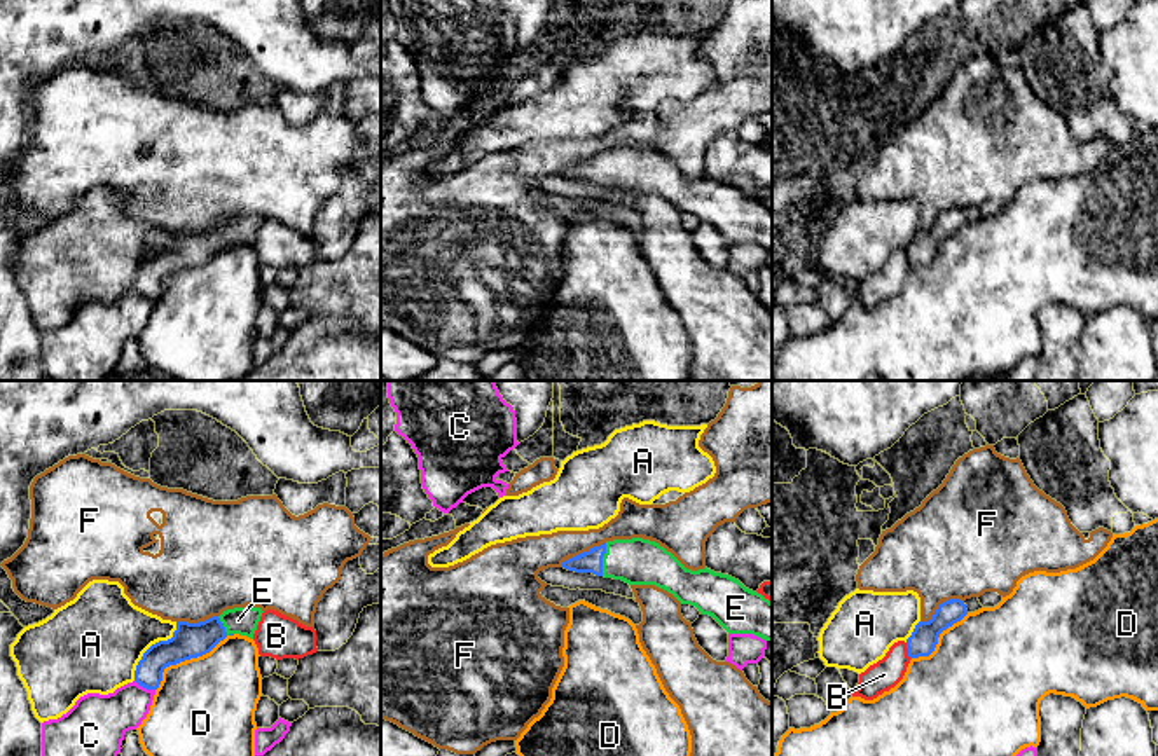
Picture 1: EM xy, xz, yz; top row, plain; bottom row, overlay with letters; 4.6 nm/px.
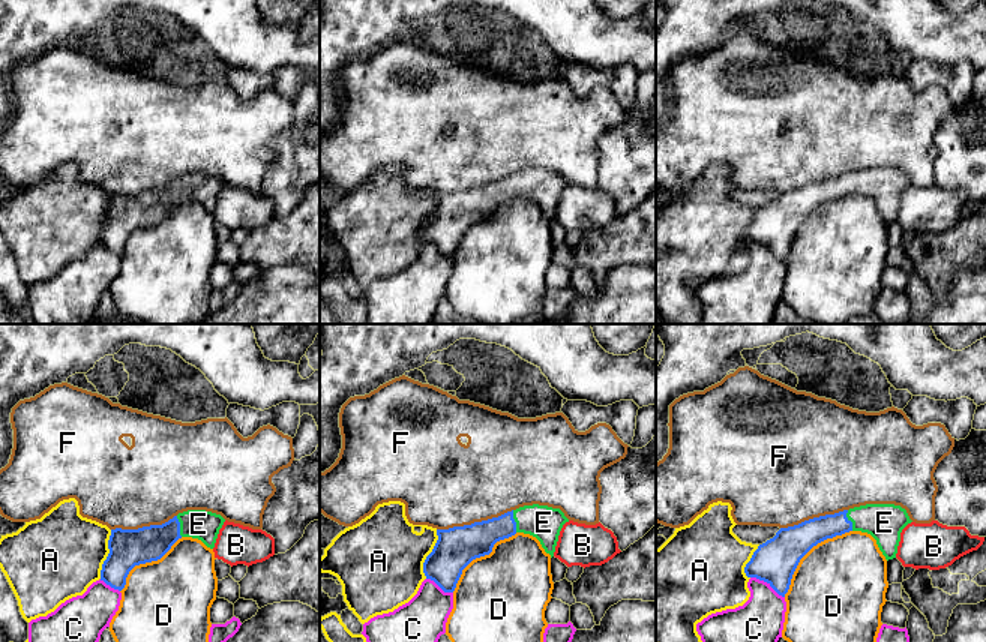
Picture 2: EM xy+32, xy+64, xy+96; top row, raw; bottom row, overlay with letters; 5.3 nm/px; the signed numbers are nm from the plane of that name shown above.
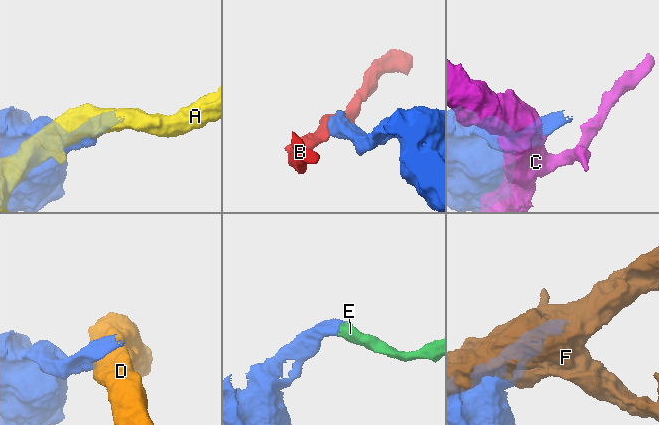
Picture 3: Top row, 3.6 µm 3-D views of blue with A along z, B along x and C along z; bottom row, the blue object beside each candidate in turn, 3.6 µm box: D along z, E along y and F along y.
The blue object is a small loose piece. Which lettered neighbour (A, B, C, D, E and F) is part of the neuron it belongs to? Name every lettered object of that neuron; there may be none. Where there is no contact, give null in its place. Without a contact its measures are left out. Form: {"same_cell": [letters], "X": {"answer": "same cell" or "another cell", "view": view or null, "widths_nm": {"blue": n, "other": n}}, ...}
{"same_cell": ["E"], "A": {"answer": "another cell", "view": "xy", "widths_nm": {"blue": 160, "other": 420}}, "B": {"answer": "another cell", "view": "yz", "widths_nm": {"blue": 130, "other": 140}}, "C": {"answer": "another cell", "view": "xy", "widths_nm": {"blue": 130, "other": 240}}, "D": {"answer": "another cell", "view": "xy", "widths_nm": {"blue": 160, "other": 460}}, "E": {"answer": "same cell", "view": "xz", "widths_nm": {"blue": 100, "other": 220}}, "F": {"answer": "another cell", "view": "yz", "widths_nm": {"blue": 130, "other": 460}}}

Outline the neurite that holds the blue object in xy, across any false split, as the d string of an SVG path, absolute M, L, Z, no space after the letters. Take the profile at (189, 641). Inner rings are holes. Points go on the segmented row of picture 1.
M246 606L227 609L199 623L176 622L171 639L159 641L143 653L134 681L147 690L157 690L166 667L210 653L227 636L253 639L262 613L260 608Z

